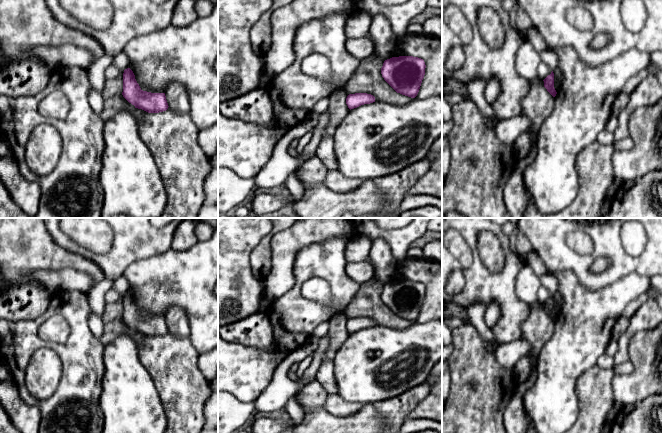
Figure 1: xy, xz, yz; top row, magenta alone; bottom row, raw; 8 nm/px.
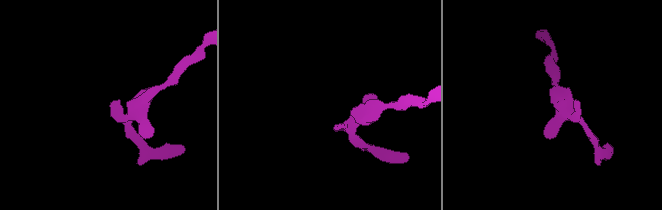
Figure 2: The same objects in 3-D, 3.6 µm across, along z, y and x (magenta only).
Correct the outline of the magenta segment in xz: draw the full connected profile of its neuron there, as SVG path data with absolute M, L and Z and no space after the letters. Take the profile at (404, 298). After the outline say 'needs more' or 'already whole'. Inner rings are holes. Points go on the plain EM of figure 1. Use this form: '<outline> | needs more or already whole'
M399 280L385 284L381 298L397 317L415 322L425 299L425 292L425 286L421 282Z | already whole

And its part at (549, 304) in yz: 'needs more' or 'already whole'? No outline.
already whole

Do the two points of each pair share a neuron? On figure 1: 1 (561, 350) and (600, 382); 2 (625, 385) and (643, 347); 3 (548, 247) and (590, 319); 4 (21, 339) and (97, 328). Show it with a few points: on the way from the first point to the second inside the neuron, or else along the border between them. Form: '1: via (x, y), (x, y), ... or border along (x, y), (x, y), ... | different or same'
1: border along (595, 365), (586, 369), (579, 376), (575, 391) | different
2: via (635, 376), (643, 368), (643, 357) | same
3: border along (548, 272), (571, 270), (581, 285) | different
4: border along (91, 311), (88, 317), (88, 327), (98, 340) | different

